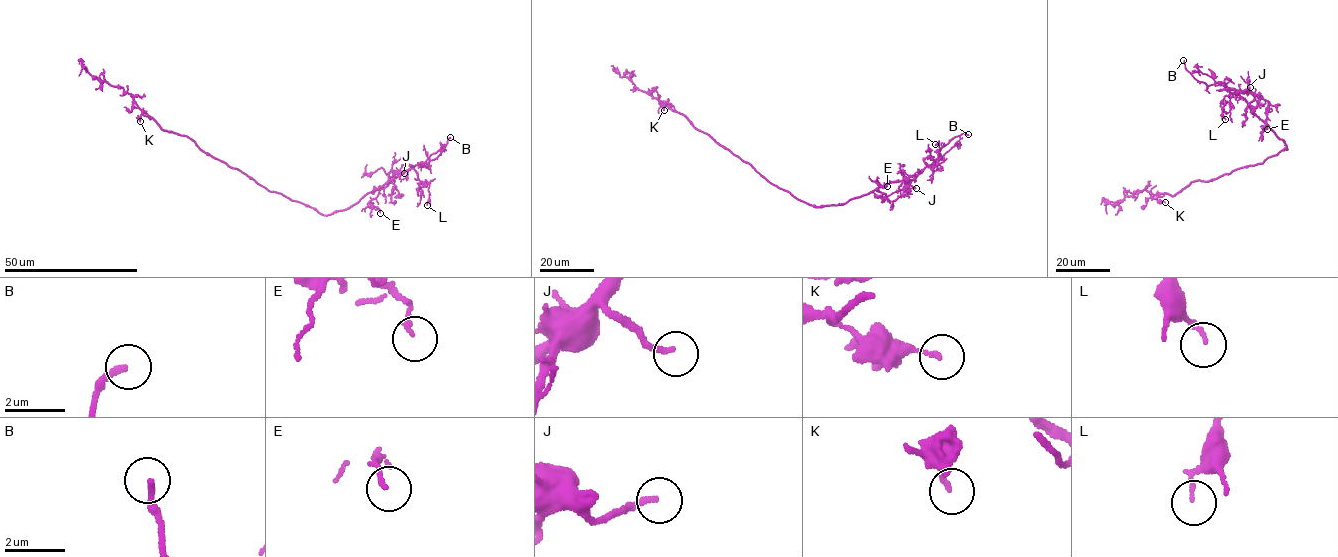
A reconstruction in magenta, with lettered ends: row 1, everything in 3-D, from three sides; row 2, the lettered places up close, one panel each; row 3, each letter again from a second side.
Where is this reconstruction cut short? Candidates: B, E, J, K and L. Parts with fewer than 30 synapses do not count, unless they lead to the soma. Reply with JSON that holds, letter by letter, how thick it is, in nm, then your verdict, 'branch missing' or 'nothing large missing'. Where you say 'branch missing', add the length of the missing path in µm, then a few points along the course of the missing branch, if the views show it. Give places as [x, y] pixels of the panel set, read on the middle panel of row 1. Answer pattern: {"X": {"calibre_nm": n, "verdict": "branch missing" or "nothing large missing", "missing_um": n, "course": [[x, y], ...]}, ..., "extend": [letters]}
{"B": {"calibre_nm": 200, "verdict": "branch missing", "missing_um": 45, "course": [[968, 134], [974, 144], [972, 161], [977, 167], [986, 169], [984, 173], [993, 176], [1007, 169]]}, "E": {"calibre_nm": 140, "verdict": "nothing large missing"}, "J": {"calibre_nm": 180, "verdict": "branch missing", "missing_um": 20, "course": [[916, 188], [923, 182], [936, 183], [938, 178]]}, "K": {"calibre_nm": 150, "verdict": "nothing large missing"}, "L": {"calibre_nm": 100, "verdict": "nothing large missing"}, "extend": ["B", "J"]}

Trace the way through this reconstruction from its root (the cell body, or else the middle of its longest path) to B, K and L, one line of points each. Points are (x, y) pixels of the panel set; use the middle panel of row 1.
B: (774, 184), (817, 206), (845, 203), (887, 183), (915, 176), (953, 138), (968, 134)
K: (774, 184), (700, 131), (670, 103), (665, 103), (664, 110)
L: (774, 184), (817, 206), (845, 203), (887, 183), (915, 176), (927, 165), (933, 168), (941, 157), (935, 144)

